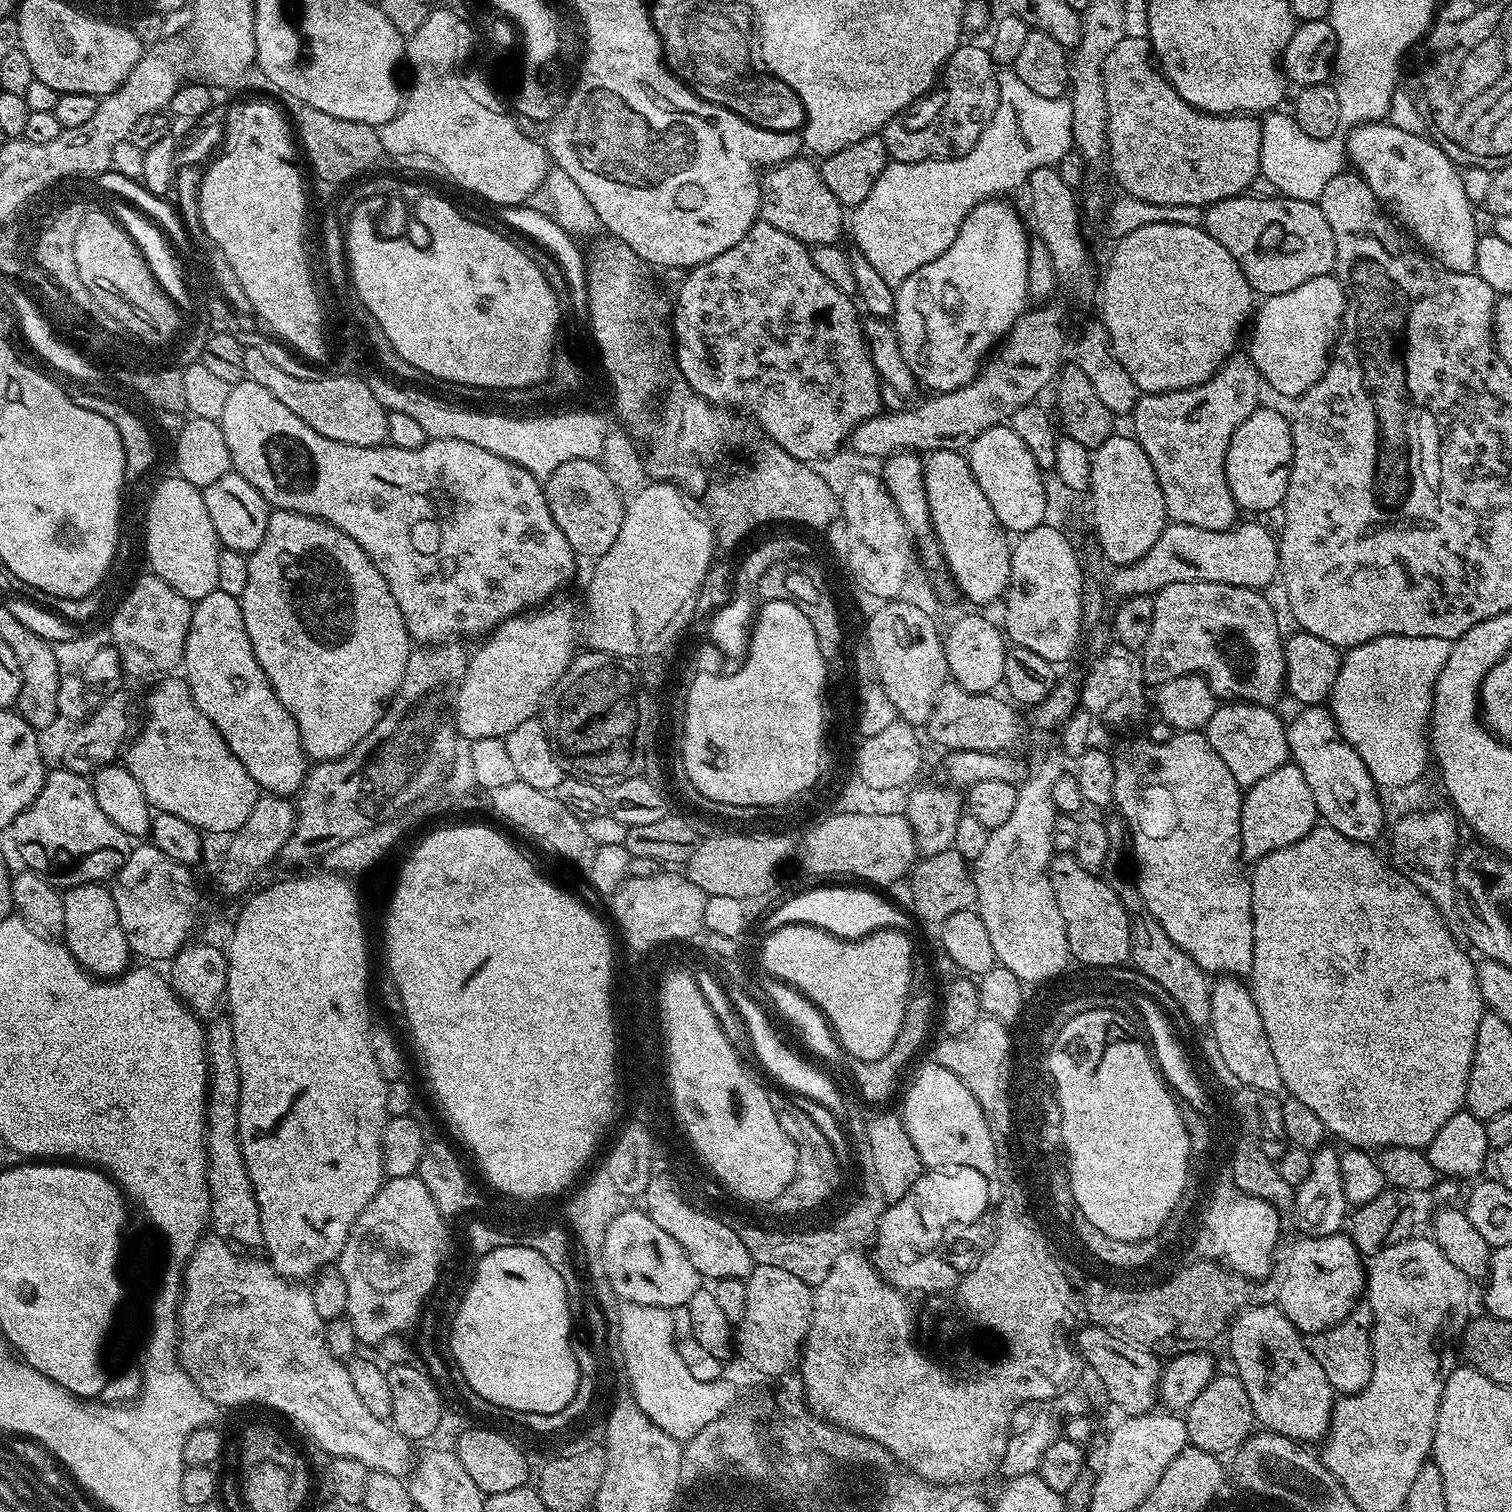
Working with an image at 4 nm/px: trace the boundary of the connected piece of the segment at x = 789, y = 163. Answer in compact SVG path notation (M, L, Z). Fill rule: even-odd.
M800 159L783 160L763 177L759 219L778 226L778 230L786 230L786 234L809 246L836 244L839 236L846 232L845 205L830 194L830 186L822 182L819 167L811 159Z

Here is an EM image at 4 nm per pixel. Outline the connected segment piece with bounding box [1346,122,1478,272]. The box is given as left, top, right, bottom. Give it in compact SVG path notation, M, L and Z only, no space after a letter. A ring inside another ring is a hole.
M1387 122L1363 124L1346 137L1351 167L1374 190L1381 205L1396 208L1399 223L1421 240L1427 255L1452 272L1473 271L1478 239L1472 217L1474 205L1462 190L1461 169L1439 145L1427 135L1402 134Z

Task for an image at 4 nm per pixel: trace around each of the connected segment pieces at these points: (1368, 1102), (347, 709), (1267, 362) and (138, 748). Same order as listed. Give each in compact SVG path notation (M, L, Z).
M1317 826L1311 828L1298 842L1294 842L1290 846L1282 846L1282 850L1274 850L1270 854L1266 854L1258 861L1255 861L1253 870L1250 872L1252 882L1252 921L1254 922L1254 958L1252 959L1252 971L1250 973L1250 987L1252 989L1252 997L1258 1006L1258 1014L1262 1014L1262 1026L1266 1030L1266 1038L1270 1042L1270 1050L1274 1050L1274 1062L1278 1062L1278 1070L1282 1073L1282 1082L1284 1083L1283 1091L1289 1097L1298 1102L1303 1102L1309 1110L1314 1110L1314 1114L1318 1114L1318 1118L1322 1118L1322 1126L1325 1133L1337 1136L1340 1140L1345 1140L1345 1145L1353 1148L1362 1148L1365 1150L1381 1150L1390 1147L1410 1147L1427 1149L1428 1143L1434 1138L1434 1134L1438 1134L1438 1130L1442 1130L1442 1126L1446 1126L1449 1118L1454 1118L1454 1114L1458 1114L1465 1107L1464 1099L1466 1098L1466 1086L1468 1085L1468 1075L1470 1074L1470 1066L1474 1058L1474 1046L1478 1038L1478 1022L1482 1022L1486 1005L1480 987L1476 981L1476 964L1466 953L1463 952L1461 941L1456 940L1450 934L1450 930L1445 926L1442 914L1434 906L1434 902L1430 902L1430 898L1426 898L1426 894L1422 894L1422 890L1418 890L1418 886L1414 886L1414 882L1410 882L1410 878L1403 876L1397 868L1393 868L1387 859L1384 860L1375 852L1372 844L1359 844L1350 838L1346 838L1342 834L1338 834L1338 830L1327 826Z
M279 510L269 515L268 529L263 542L258 546L258 550L254 550L248 556L248 569L250 578L246 578L246 590L242 590L238 599L242 610L242 622L246 622L246 634L252 643L254 658L258 658L258 666L262 666L274 694L278 694L278 702L282 702L282 706L290 710L298 726L298 734L305 753L316 762L336 760L340 756L345 756L350 750L354 750L354 746L358 746L358 742L362 742L362 738L366 738L366 734L370 734L370 730L374 730L374 726L384 715L385 708L400 689L400 683L406 674L406 662L414 647L414 641L409 636L402 618L402 610L398 610L398 602L394 602L394 594L390 594L386 578L382 578L374 562L370 562L370 558L362 550L362 546L358 546L354 538L350 538L333 524L328 524L317 516Z
M1329 274L1322 278L1310 278L1310 282L1302 282L1302 286L1286 290L1286 294L1267 297L1263 303L1254 316L1256 329L1252 332L1252 361L1267 387L1269 384L1284 396L1299 398L1303 392L1310 390L1310 386L1314 386L1314 382L1324 377L1324 371L1328 368L1344 319L1344 287L1335 275Z
M176 674L161 680L148 696L148 717L140 728L140 737L127 745L126 767L138 778L142 794L156 812L174 814L174 818L190 822L204 834L237 832L250 818L262 789L250 778L214 722L198 710L187 680Z

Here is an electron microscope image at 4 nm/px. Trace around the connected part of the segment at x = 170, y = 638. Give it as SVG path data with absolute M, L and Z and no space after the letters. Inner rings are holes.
M145 574L133 582L108 624L111 647L115 648L116 657L129 677L152 676L155 672L168 674L181 667L193 607L193 601L178 594L162 578Z

